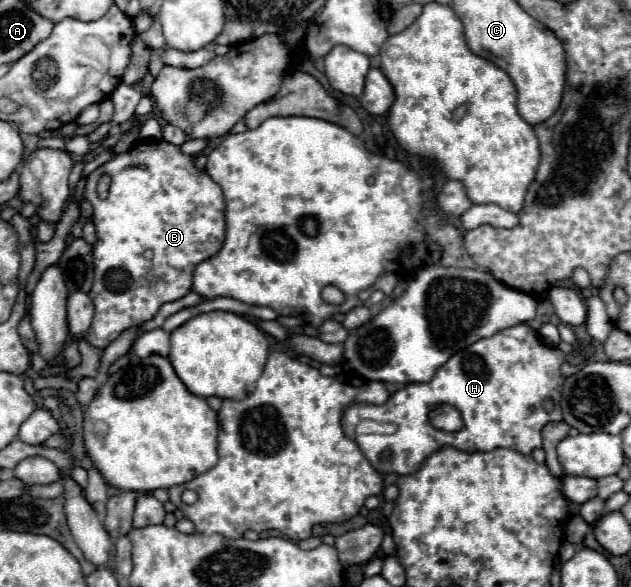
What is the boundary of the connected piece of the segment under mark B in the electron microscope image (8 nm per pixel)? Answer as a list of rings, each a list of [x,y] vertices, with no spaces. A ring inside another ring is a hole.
[[[138,143],[126,153],[116,155],[106,165],[98,167],[88,175],[86,199],[94,207],[94,227],[96,227],[96,245],[94,245],[94,285],[90,297],[96,307],[96,315],[86,341],[94,347],[108,347],[114,339],[120,337],[126,329],[138,327],[156,317],[158,309],[168,303],[182,299],[192,289],[192,271],[194,267],[216,255],[224,241],[224,195],[222,189],[194,167],[194,161],[186,157],[180,147],[158,143]],[[110,175],[110,191],[106,199],[100,199],[96,193],[98,179]]]

